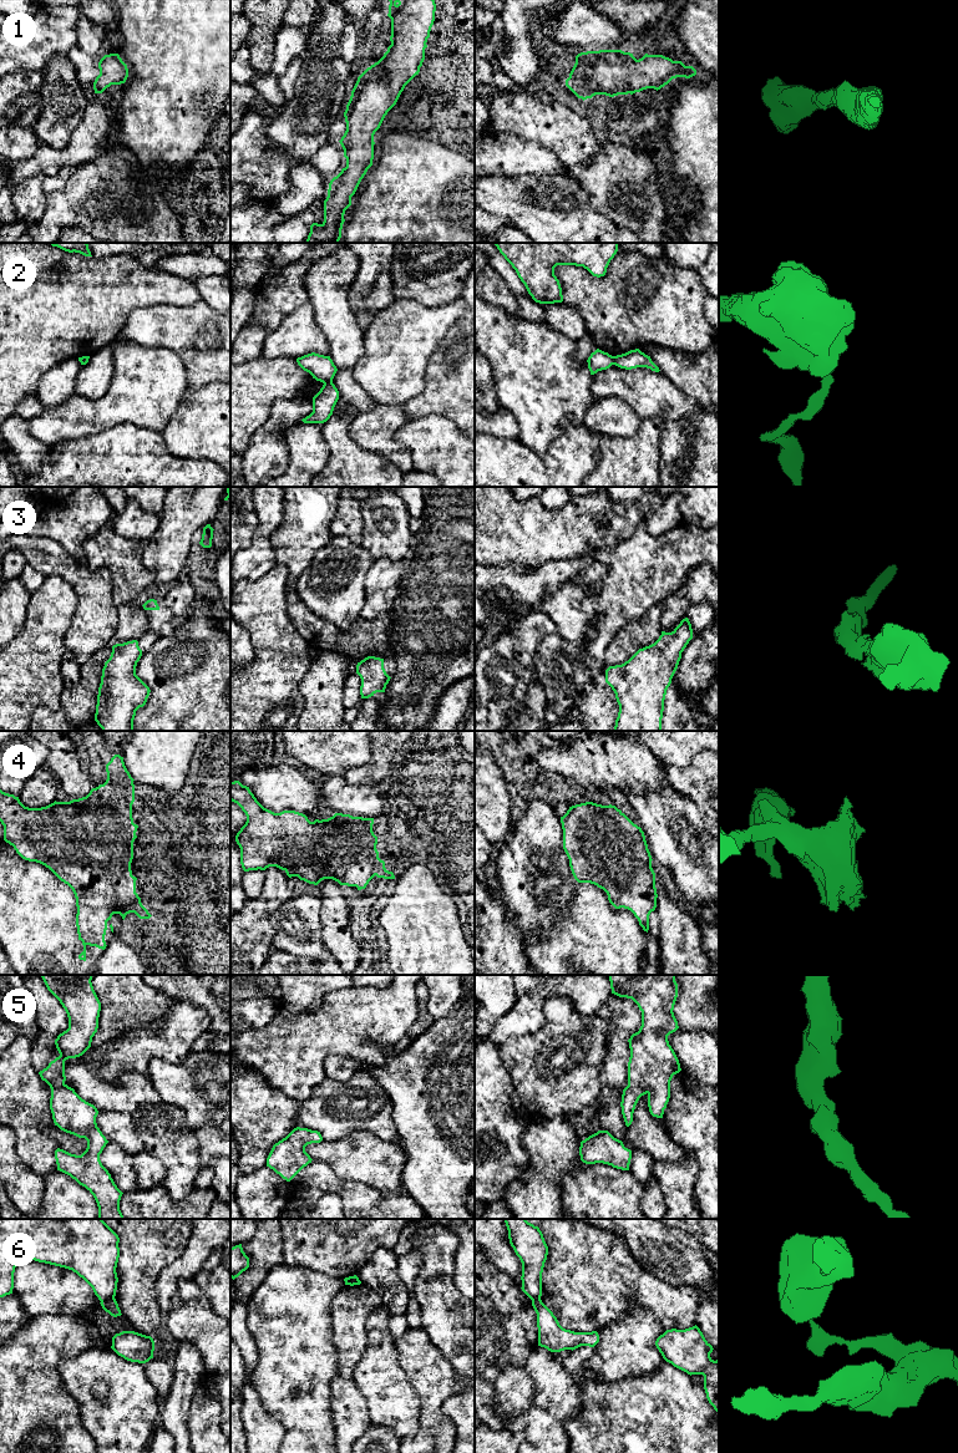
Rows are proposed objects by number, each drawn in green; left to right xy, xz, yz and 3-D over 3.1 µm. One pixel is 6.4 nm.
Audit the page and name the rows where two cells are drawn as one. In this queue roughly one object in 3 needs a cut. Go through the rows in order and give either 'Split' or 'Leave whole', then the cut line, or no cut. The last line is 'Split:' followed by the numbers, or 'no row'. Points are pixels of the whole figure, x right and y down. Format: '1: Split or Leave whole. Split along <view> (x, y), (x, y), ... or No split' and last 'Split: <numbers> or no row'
1: Leave whole. No split
2: Split. Split along xz (331, 380), (324, 384)
3: Leave whole. No split
4: Leave whole. No split
5: Leave whole. No split
6: Split. Split along xy (113, 1296), (101, 1301)
Split: 2, 6

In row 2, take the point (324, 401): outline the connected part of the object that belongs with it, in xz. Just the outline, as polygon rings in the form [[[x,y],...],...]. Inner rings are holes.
[[[333,381],[323,385],[320,391],[313,397],[313,412],[303,418],[304,423],[324,423],[333,415],[339,400],[339,391]]]

